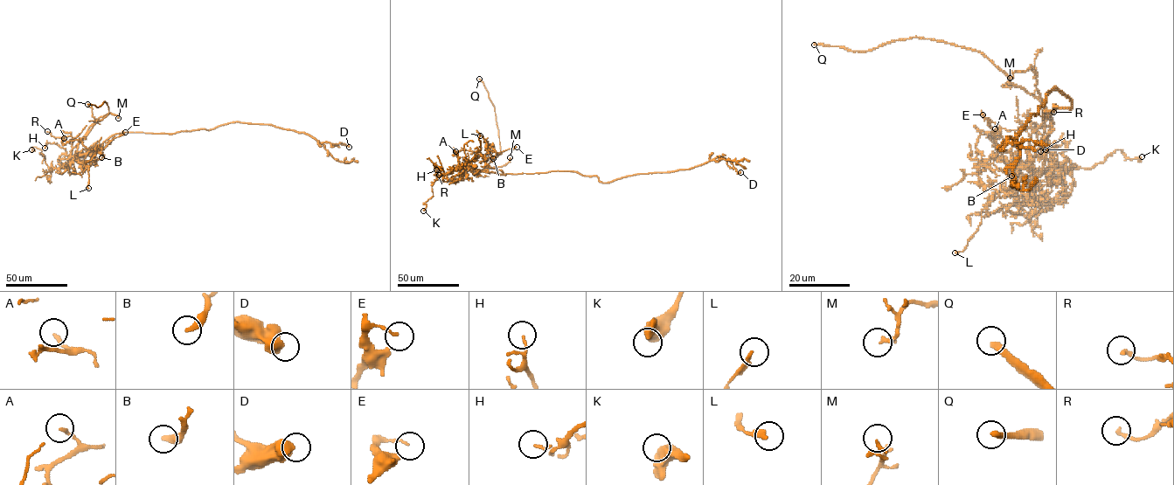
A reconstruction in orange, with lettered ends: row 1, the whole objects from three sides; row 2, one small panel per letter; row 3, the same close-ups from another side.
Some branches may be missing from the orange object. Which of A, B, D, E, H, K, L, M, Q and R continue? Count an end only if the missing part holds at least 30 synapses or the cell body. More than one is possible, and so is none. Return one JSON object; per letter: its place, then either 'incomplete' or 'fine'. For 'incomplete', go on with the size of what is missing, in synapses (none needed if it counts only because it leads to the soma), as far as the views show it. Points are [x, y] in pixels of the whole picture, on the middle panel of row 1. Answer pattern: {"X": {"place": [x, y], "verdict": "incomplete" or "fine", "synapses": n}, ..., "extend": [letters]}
{"A": {"place": [455, 151], "verdict": "fine"}, "B": {"place": [493, 158], "verdict": "fine"}, "D": {"place": [740, 172], "verdict": "fine"}, "E": {"place": [517, 147], "verdict": "fine"}, "H": {"place": [436, 169], "verdict": "fine"}, "K": {"place": [423, 211], "verdict": "fine"}, "L": {"place": [480, 135], "verdict": "incomplete", "synapses": 45}, "M": {"place": [510, 157], "verdict": "fine"}, "Q": {"place": [479, 79], "verdict": "incomplete"}, "R": {"place": [439, 175], "verdict": "fine"}, "extend": ["L", "Q"]}

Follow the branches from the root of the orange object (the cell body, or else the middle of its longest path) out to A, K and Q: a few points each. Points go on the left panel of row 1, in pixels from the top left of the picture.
A: (153, 133), (115, 133), (96, 148), (83, 148), (81, 155), (89, 149), (80, 141), (64, 143), (64, 138)
K: (153, 133), (114, 134), (86, 155), (50, 170), (41, 150), (36, 147), (31, 149)
Q: (153, 133), (115, 133), (86, 155), (79, 156), (78, 144), (108, 113), (104, 101), (99, 107), (87, 104)

